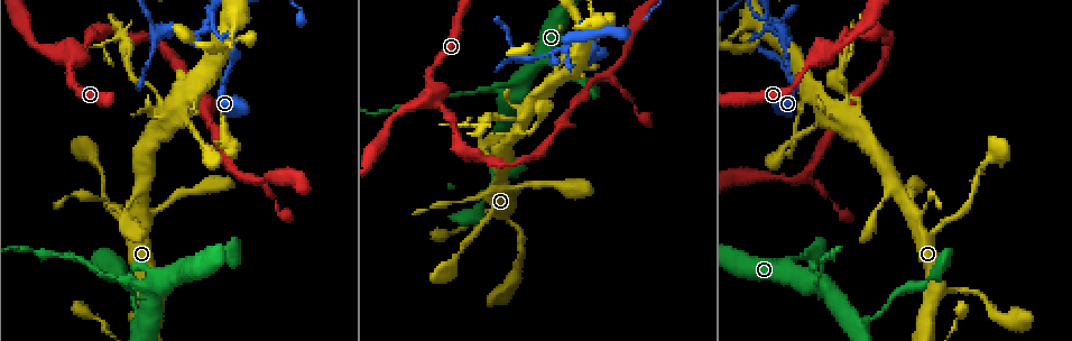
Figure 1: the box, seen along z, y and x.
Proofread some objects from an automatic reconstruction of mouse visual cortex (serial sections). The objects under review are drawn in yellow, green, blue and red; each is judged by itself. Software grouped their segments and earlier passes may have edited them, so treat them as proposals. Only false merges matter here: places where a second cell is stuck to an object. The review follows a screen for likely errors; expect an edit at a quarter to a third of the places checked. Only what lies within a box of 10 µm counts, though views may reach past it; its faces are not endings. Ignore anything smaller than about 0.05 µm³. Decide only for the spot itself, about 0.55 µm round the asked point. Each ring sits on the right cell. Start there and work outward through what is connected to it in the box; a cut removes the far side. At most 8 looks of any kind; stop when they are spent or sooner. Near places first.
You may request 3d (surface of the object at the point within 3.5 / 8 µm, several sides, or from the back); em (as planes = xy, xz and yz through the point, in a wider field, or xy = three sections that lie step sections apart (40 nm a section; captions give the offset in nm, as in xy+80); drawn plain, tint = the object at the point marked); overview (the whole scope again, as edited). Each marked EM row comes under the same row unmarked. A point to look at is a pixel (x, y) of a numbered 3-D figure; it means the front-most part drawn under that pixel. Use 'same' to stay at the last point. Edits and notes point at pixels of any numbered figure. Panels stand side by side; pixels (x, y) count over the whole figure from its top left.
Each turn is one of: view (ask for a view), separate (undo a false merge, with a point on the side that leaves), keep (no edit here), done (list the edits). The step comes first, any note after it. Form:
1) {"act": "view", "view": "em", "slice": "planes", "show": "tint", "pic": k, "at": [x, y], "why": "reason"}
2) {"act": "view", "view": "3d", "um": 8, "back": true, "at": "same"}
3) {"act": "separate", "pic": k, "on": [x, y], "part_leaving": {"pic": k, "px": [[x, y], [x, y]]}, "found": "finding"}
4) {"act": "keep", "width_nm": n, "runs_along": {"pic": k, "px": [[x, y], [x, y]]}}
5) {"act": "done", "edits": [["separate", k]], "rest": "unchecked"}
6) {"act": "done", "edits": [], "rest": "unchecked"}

{"act": "view", "view": "3d", "um": 8, "back": true, "pic": 1, "at": [155, 92], "why": "calibre changes"}

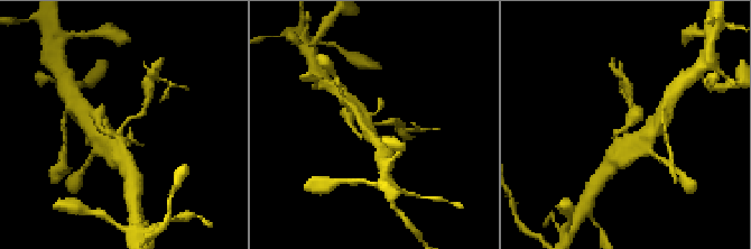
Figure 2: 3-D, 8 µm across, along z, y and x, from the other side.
{"act": "view", "view": "3d", "um": 3.5, "at": "same"}

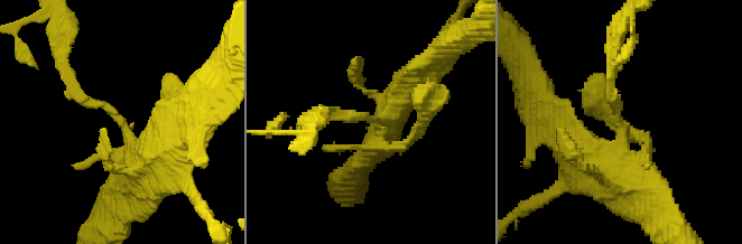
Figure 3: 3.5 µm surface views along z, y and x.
{"act": "separate", "pic": 3, "on": [80, 99], "arm_widths_nm": [200, 450], "part_leaving": {"pic": 3, "px": [[113, 113], [76, 93], [58, 30]]}, "found": "a second cell is stuck on"}

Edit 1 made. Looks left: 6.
{"act": "view", "view": "3d", "um": 8, "pic": 1, "at": [824, 53], "why": "two arms in line, one across"}

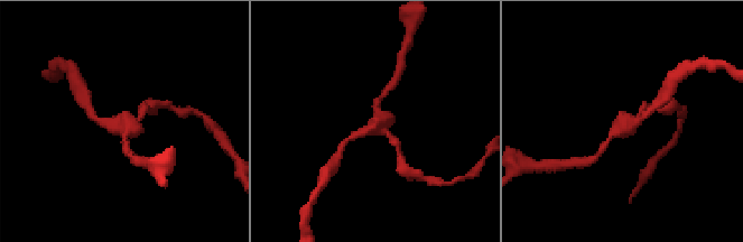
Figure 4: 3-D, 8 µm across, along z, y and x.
{"act": "view", "view": "em", "slice": "xy", "step": 5, "show": "tint", "at": "same", "why": "need the tissue"}

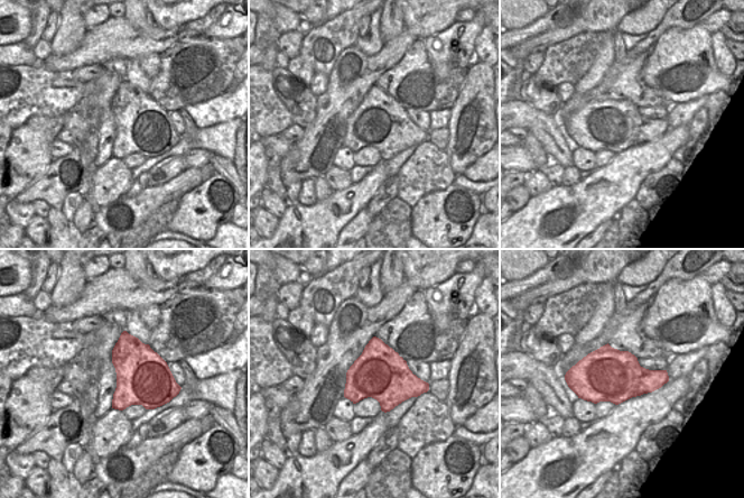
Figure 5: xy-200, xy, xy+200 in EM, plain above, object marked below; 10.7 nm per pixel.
{"act": "keep", "width_nm": 550, "runs_along": {"pic": 4, "px": [[602, 148], [643, 109]]}, "found": "all the same cell"}

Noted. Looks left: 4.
{"act": "view", "view": "3d", "um": 3.5, "pic": 1, "at": [598, 77]}

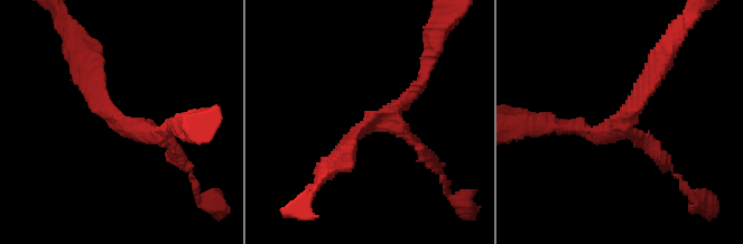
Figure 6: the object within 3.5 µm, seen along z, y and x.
{"act": "view", "view": "em", "slice": "planes", "show": "tint", "pic": 6, "at": [372, 119], "arms": 3, "arm_widths_nm": [150, 200, 200], "why": "now the EM"}

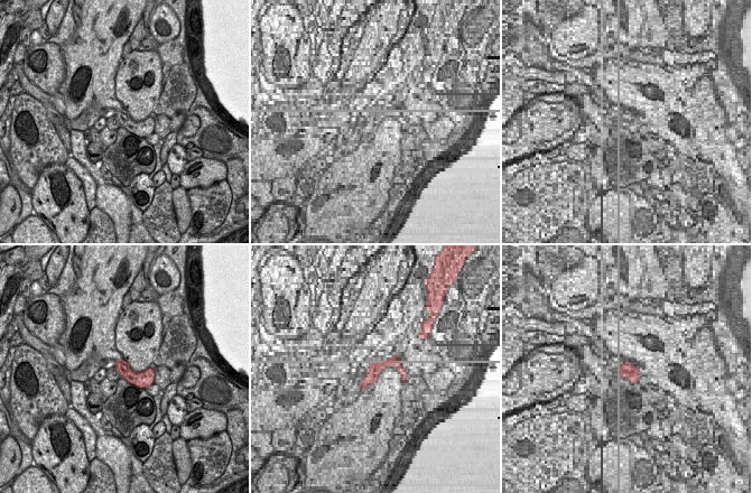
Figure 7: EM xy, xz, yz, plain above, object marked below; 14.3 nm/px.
{"act": "keep", "runs_along": {"pic": 6, "px": [[340, 159], [423, 75]]}, "found": "one cell here"}

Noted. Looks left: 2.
{"act": "done", "edits": [["separate", 3]], "rest": "unchecked"}

